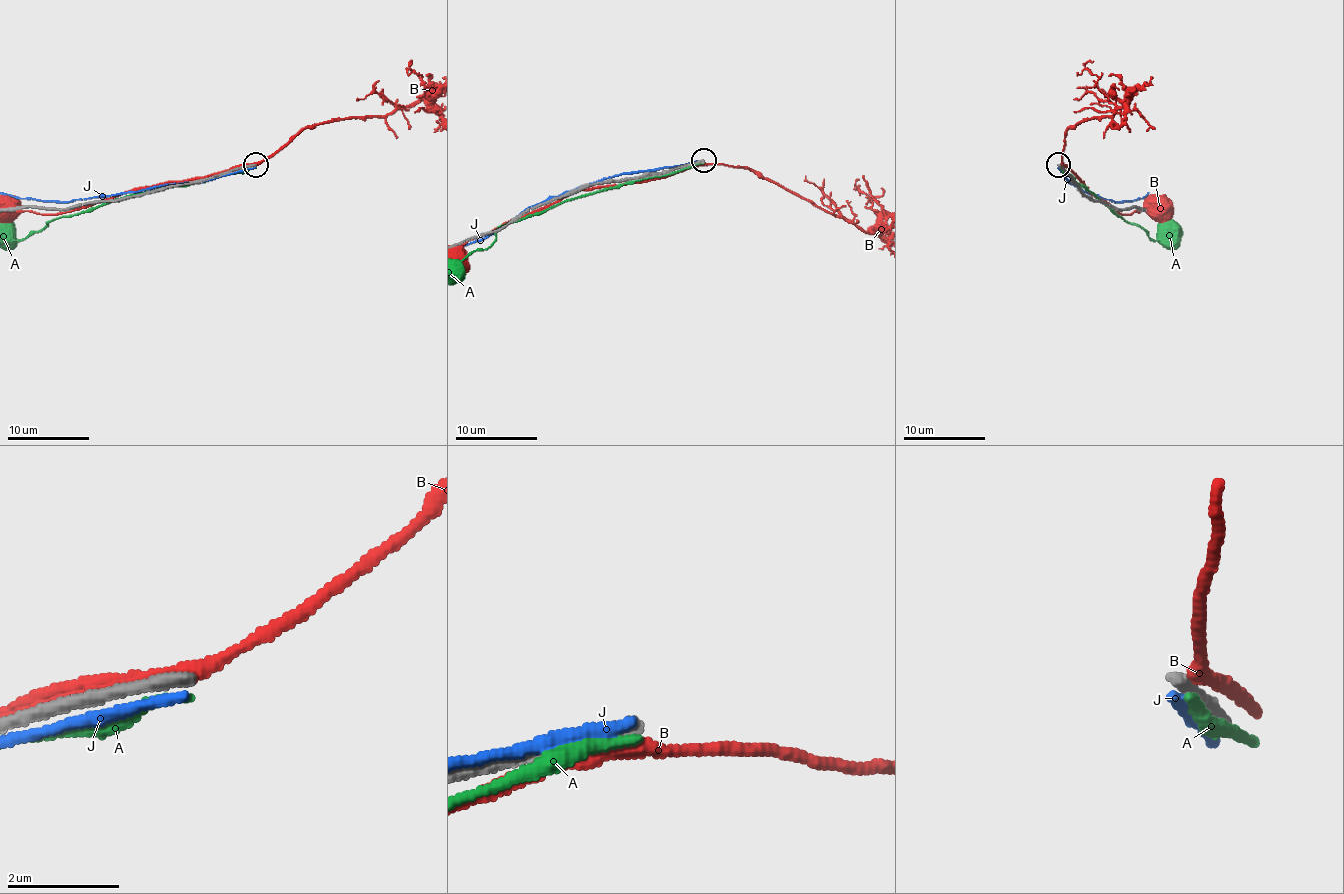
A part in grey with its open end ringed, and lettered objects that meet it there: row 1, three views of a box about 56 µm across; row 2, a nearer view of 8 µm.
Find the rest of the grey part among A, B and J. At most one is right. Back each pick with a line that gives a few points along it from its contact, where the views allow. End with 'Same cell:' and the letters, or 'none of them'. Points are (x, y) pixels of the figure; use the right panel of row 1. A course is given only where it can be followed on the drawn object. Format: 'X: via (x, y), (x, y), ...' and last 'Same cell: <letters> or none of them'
Same cell: none of them

